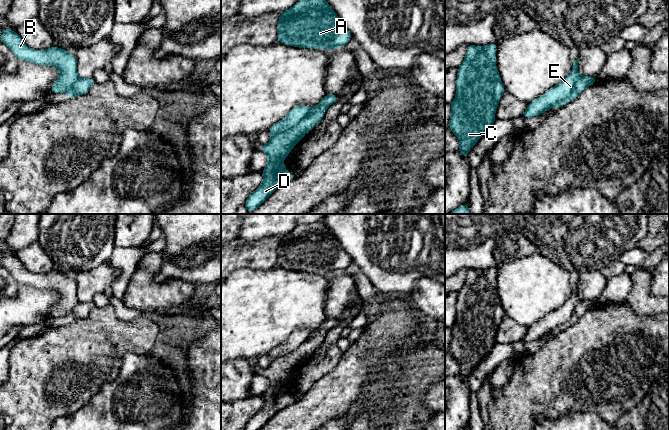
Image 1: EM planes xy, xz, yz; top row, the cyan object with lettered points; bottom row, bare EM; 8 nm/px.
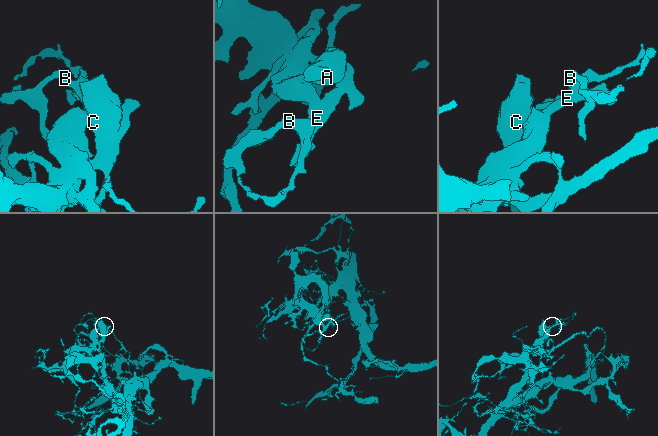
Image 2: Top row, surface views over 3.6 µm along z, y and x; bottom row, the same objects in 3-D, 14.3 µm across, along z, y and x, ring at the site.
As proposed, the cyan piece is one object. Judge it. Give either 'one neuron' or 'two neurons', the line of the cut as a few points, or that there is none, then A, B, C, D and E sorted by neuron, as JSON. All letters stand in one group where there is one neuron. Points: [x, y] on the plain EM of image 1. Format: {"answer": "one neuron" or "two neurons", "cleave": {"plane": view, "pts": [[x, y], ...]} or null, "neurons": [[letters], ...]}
{"answer": "one neuron", "cleave": null, "neurons": [["A", "B", "C", "D", "E"]]}

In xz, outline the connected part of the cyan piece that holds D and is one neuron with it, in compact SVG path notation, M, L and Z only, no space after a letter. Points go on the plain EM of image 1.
M328 317L316 330L299 329L292 332L278 347L269 352L271 364L260 374L268 381L262 394L263 406L252 416L245 430L260 430L278 411L293 403L283 384L304 359L323 343L327 332L337 324L337 319Z

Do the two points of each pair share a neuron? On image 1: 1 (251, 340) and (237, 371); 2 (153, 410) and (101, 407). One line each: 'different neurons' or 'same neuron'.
1: different neurons
2: same neuron

